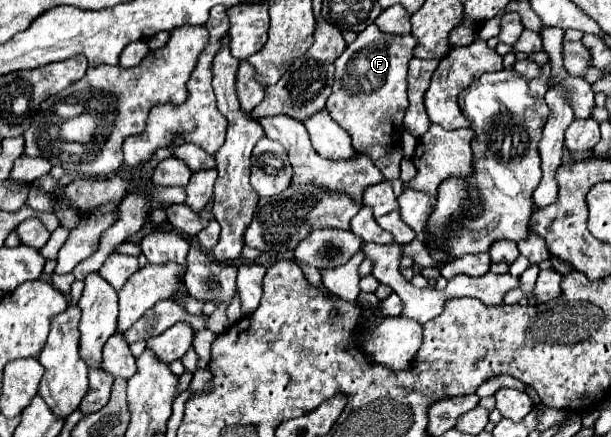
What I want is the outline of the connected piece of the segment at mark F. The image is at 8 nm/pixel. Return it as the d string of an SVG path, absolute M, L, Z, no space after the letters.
M369 25L357 35L357 41L347 45L335 61L335 83L327 111L349 131L357 153L367 155L385 179L399 179L399 165L403 159L401 135L403 115L409 107L407 99L407 63L417 45L413 35L391 35Z

